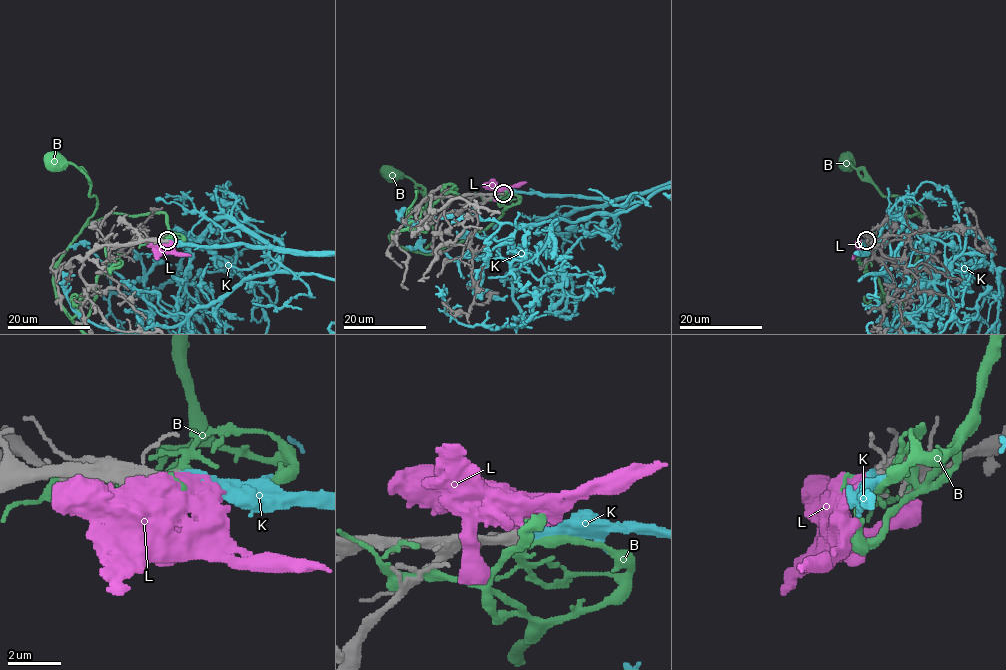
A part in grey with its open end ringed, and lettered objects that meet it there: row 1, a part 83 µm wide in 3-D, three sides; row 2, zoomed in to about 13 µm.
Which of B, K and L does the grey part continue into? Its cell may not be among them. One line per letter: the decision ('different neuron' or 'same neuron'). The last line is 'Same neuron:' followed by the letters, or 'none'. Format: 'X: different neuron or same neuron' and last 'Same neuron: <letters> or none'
B: different neuron
K: same neuron
L: different neuron
Same neuron: K

